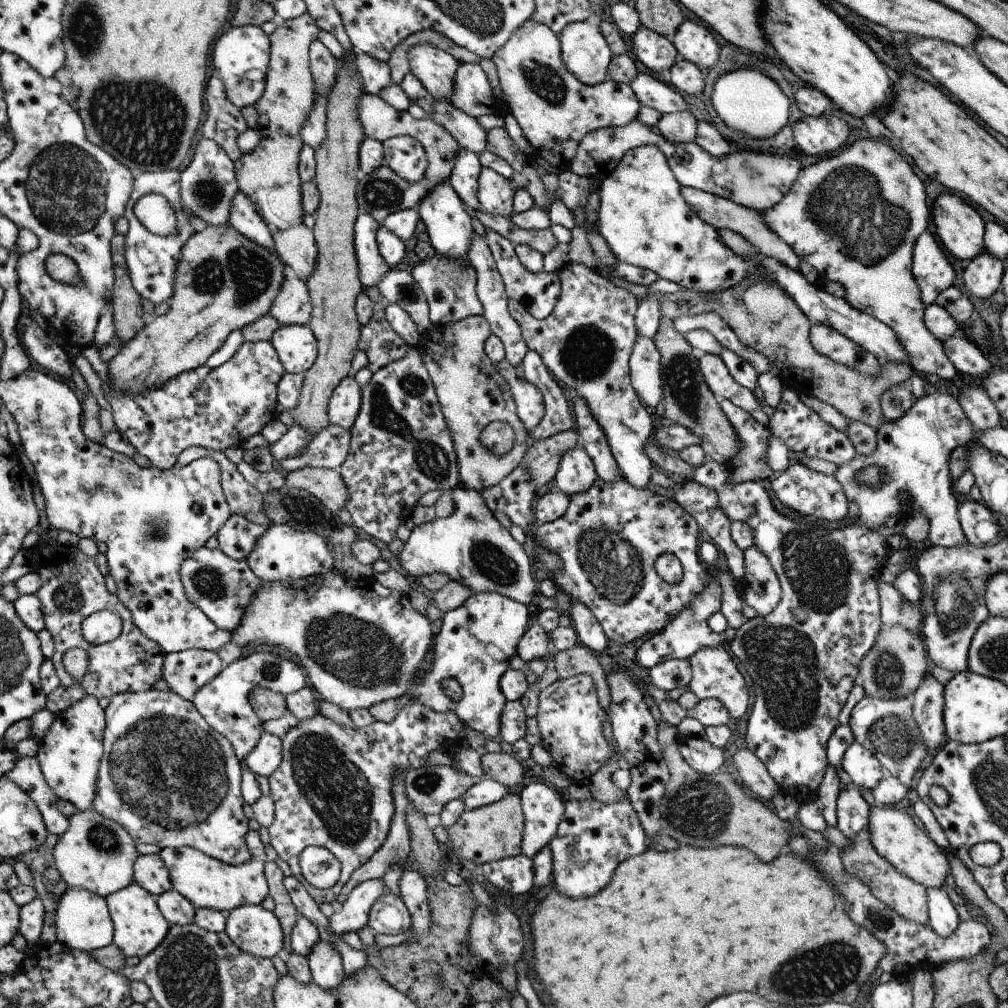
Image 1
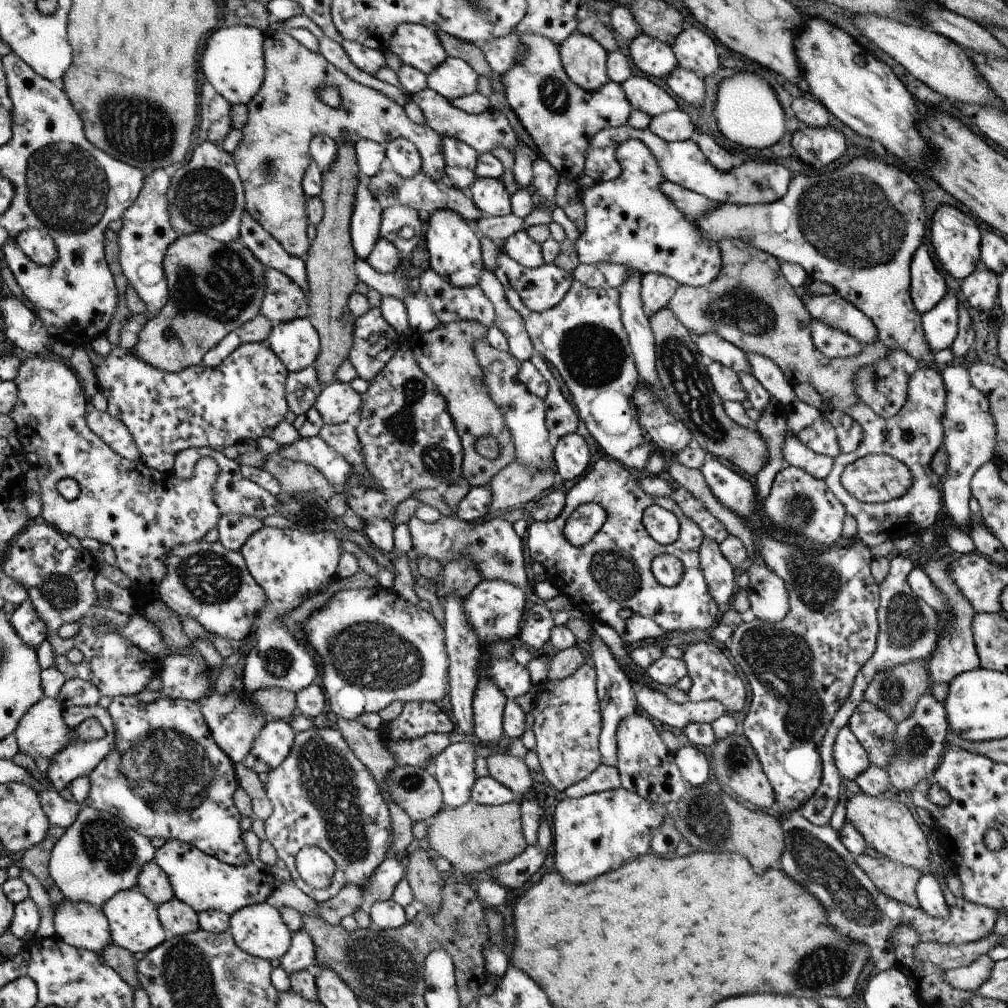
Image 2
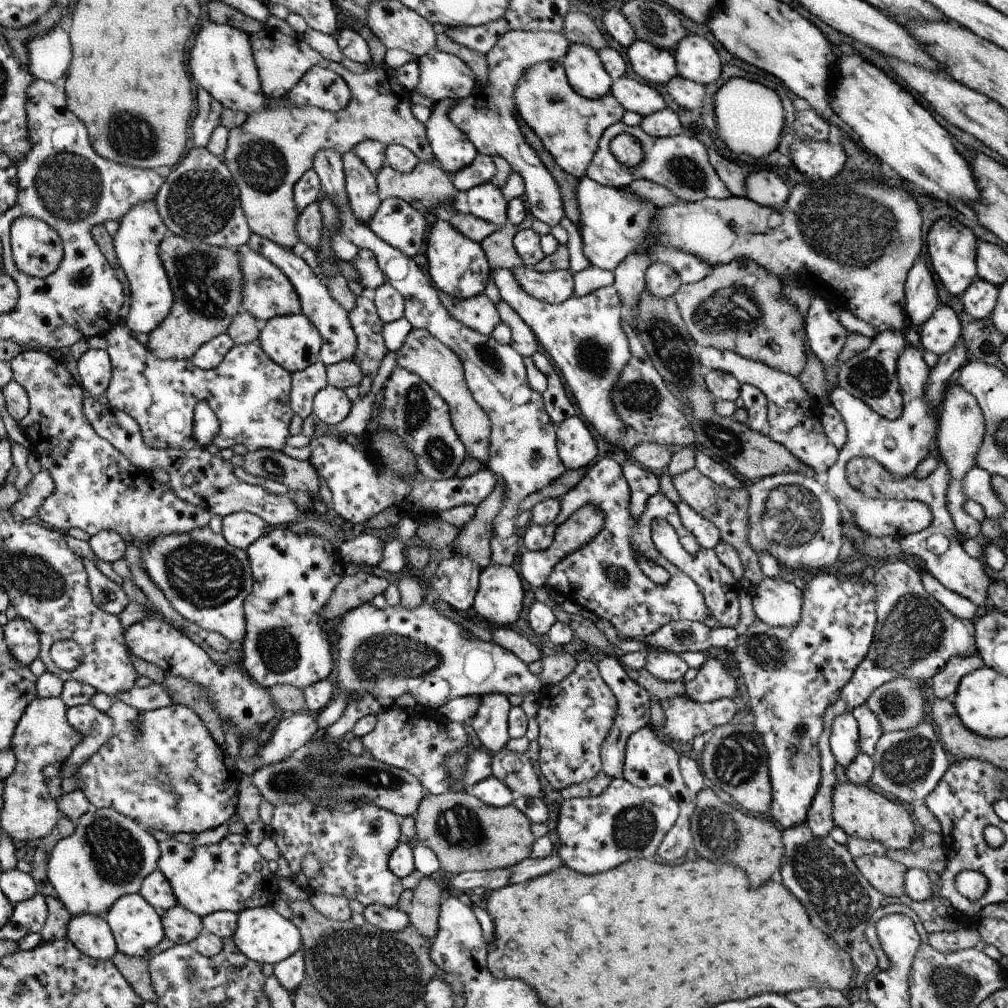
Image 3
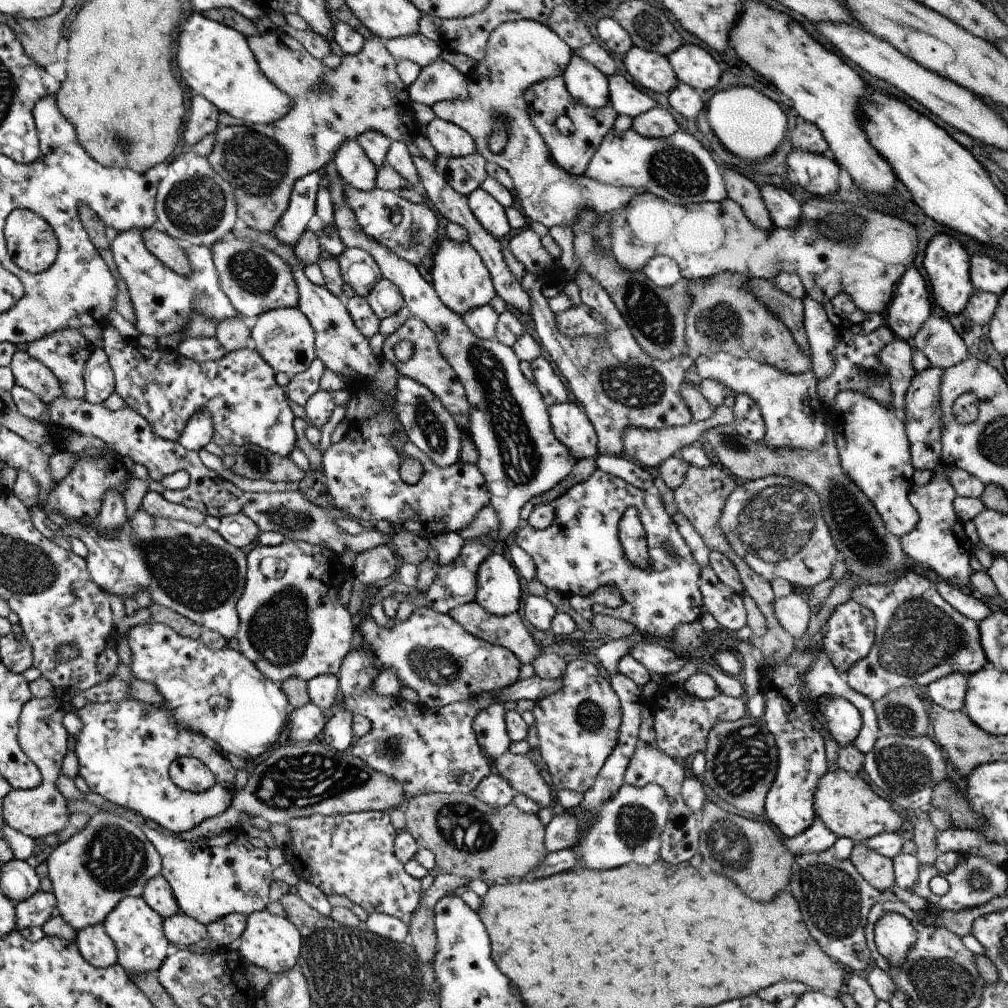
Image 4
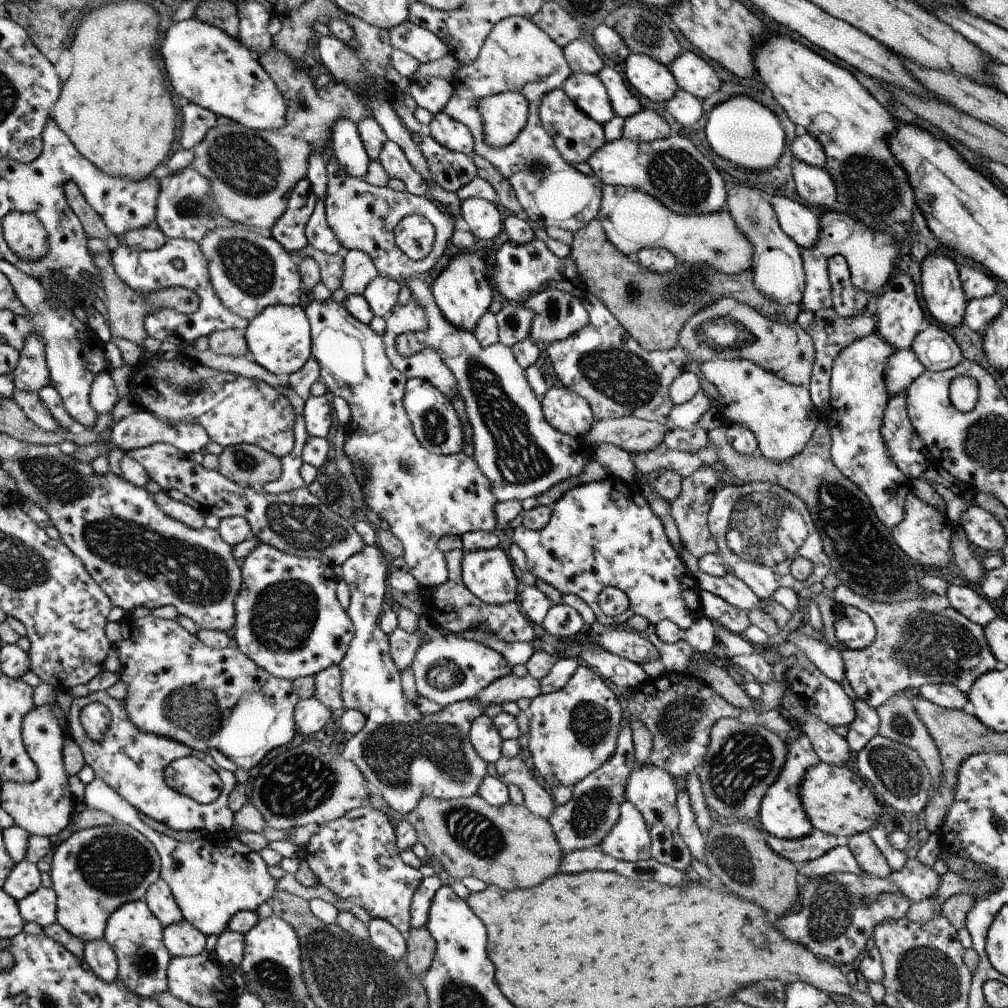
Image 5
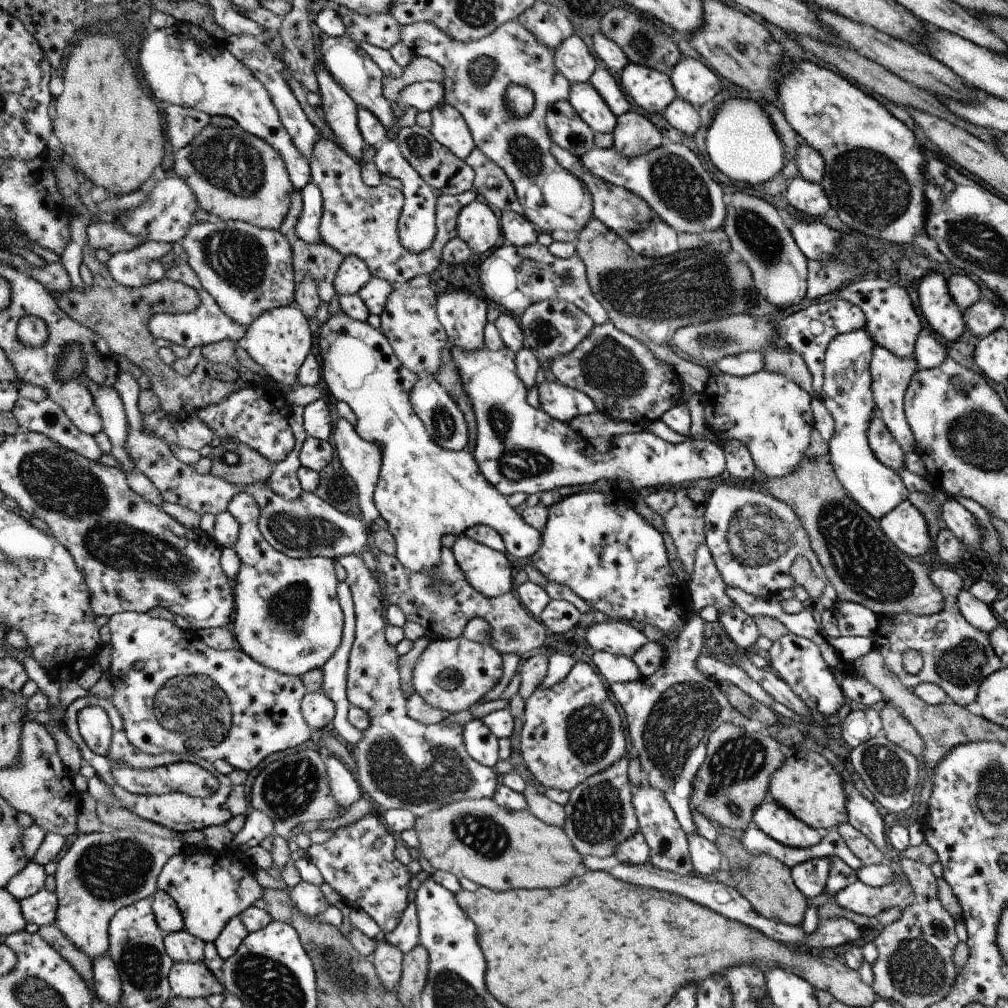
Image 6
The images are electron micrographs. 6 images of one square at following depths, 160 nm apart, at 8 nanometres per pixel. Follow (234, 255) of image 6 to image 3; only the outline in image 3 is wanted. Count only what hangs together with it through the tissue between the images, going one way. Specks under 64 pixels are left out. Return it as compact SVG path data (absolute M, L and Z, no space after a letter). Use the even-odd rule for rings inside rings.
M241 246L237 251L245 276L245 286L242 286L241 311L248 312L261 324L276 316L301 314L301 298L294 289L292 281L281 268L278 268L278 265L263 257L261 253L254 252L248 246Z

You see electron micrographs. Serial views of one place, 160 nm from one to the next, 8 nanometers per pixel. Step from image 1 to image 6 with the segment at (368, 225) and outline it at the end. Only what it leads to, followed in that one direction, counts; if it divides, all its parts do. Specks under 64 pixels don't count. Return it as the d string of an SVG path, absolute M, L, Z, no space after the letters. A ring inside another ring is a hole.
M322 66L316 68L319 93L322 97L321 109L324 111L325 122L338 138L340 148L349 153L354 160L360 161L364 150L364 138L358 130L354 100L336 84L332 76Z

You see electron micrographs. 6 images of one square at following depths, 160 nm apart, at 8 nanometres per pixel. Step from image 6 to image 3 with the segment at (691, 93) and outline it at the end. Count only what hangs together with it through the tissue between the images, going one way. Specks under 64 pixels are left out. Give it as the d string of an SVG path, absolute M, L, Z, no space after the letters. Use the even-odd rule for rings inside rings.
M688 34L672 52L677 72L684 78L707 85L720 78L720 56L708 39Z

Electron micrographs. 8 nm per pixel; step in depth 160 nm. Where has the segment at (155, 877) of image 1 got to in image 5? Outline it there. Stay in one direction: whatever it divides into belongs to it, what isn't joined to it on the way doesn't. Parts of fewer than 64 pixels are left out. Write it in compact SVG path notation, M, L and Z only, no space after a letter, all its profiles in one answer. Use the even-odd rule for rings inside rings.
M159 879L149 888L144 902L162 925L170 926L183 920L182 912L174 901L170 886L163 879Z

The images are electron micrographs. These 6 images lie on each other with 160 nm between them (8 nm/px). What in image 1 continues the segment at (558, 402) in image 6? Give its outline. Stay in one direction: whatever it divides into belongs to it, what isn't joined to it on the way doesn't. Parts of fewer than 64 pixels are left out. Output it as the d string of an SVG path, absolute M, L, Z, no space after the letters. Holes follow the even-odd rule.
M576 446L566 451L555 474L553 487L568 496L588 491L598 477L592 461L582 447Z

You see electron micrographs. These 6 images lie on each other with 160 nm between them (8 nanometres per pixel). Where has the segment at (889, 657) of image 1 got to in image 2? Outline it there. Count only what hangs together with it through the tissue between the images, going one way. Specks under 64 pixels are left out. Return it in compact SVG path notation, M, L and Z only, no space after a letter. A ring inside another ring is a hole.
M909 660L894 665L892 668L878 671L865 690L865 699L874 703L878 708L885 710L890 718L893 718L898 724L911 715L918 699L926 693L931 684L932 678L929 675L928 663L924 660Z

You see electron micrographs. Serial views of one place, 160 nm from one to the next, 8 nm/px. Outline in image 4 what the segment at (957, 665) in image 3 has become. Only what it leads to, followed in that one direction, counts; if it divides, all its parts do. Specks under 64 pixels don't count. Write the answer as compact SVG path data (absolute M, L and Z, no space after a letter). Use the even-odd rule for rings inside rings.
M960 672L937 679L928 685L928 696L933 703L945 710L961 711L966 700L967 678Z

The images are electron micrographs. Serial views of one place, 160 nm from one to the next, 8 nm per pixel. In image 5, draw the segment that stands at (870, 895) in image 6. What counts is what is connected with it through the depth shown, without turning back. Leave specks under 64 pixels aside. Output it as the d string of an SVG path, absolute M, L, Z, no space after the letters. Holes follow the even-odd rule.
M916 858L906 860L904 868L892 871L888 880L896 884L898 892L908 898L910 904L934 898L941 889L941 882L933 868L920 864Z

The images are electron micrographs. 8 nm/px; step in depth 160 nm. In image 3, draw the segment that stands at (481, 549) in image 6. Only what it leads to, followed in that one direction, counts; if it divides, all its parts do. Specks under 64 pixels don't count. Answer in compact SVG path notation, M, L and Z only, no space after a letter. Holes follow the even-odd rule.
M490 564L480 574L472 613L488 624L508 626L522 612L524 586L520 574L512 566Z

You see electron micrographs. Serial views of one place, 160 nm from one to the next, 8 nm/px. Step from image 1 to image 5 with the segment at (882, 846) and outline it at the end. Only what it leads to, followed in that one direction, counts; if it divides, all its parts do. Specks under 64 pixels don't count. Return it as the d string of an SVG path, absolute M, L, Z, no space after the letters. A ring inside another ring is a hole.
M818 762L816 766L808 768L798 794L813 829L842 840L847 840L848 836L854 834L870 832L882 818L883 802L864 784L861 776L854 774L845 764Z

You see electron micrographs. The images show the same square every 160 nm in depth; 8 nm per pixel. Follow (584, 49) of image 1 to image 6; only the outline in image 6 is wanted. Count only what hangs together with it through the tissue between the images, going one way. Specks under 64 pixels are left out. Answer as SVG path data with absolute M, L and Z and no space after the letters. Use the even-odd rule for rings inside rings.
M590 82L574 84L568 101L595 134L614 132L618 117Z

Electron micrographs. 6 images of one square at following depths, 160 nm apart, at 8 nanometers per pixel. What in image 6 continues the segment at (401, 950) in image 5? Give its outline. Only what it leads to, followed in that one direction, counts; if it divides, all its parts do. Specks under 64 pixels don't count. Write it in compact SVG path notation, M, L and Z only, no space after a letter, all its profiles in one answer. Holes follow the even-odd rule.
M381 933L377 938L376 950L371 955L376 965L378 976L382 981L382 988L386 990L397 989L401 978L403 954L392 944L384 940L385 934Z

